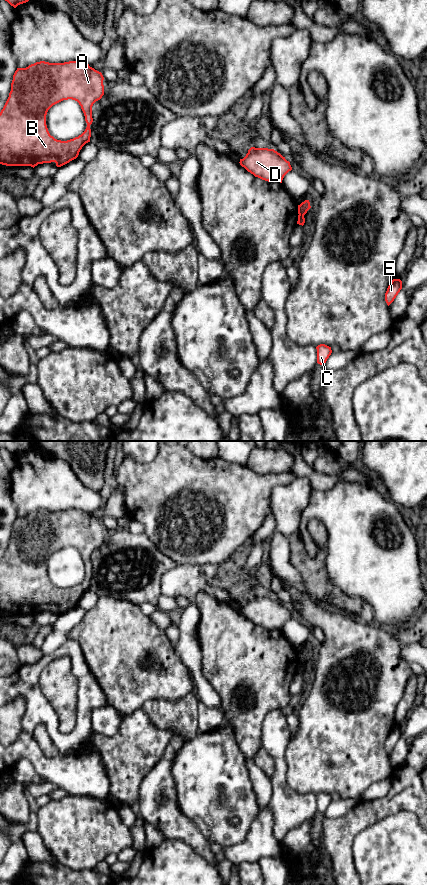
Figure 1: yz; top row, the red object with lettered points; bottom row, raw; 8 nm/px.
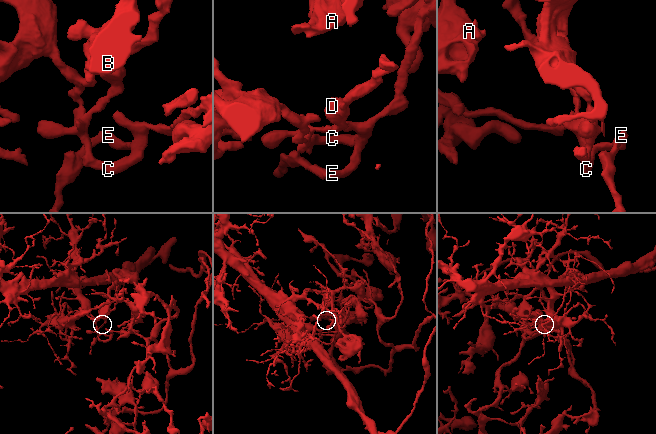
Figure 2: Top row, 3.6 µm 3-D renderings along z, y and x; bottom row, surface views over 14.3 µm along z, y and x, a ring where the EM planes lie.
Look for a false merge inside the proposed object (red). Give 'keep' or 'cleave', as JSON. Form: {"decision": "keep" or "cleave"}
{"decision": "cleave"}

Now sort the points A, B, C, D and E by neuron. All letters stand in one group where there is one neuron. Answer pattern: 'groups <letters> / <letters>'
groups A B D / C E

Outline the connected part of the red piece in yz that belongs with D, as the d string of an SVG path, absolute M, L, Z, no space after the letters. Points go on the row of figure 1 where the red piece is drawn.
M251 147L240 165L248 172L268 182L280 182L292 170L290 162L274 149Z

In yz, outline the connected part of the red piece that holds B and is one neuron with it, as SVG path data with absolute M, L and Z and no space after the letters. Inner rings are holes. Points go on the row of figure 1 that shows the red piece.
M40 61L26 68L17 68L13 75L9 97L0 112L0 164L6 166L31 166L34 168L38 164L55 162L57 167L61 167L76 159L82 147L90 142L90 125L93 122L92 106L104 95L103 80L104 77L101 72L90 67L89 64L78 61L64 63ZM68 99L79 103L84 113L87 127L78 137L61 141L50 135L46 125L46 115L53 105Z

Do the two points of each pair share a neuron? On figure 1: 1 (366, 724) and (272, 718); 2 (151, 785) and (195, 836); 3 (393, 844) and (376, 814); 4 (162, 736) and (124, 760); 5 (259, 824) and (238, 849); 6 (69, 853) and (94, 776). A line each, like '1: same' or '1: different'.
1: different
2: same
3: different
4: same
5: same
6: different

